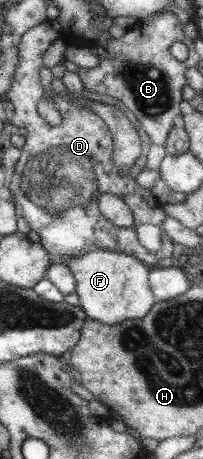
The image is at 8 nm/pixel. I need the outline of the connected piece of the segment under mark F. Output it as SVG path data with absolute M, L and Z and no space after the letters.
M96 248L81 257L54 256L54 263L67 265L75 276L79 306L85 310L89 319L113 325L128 319L141 319L155 305L157 299L148 285L151 267L141 263L136 257L108 248Z

